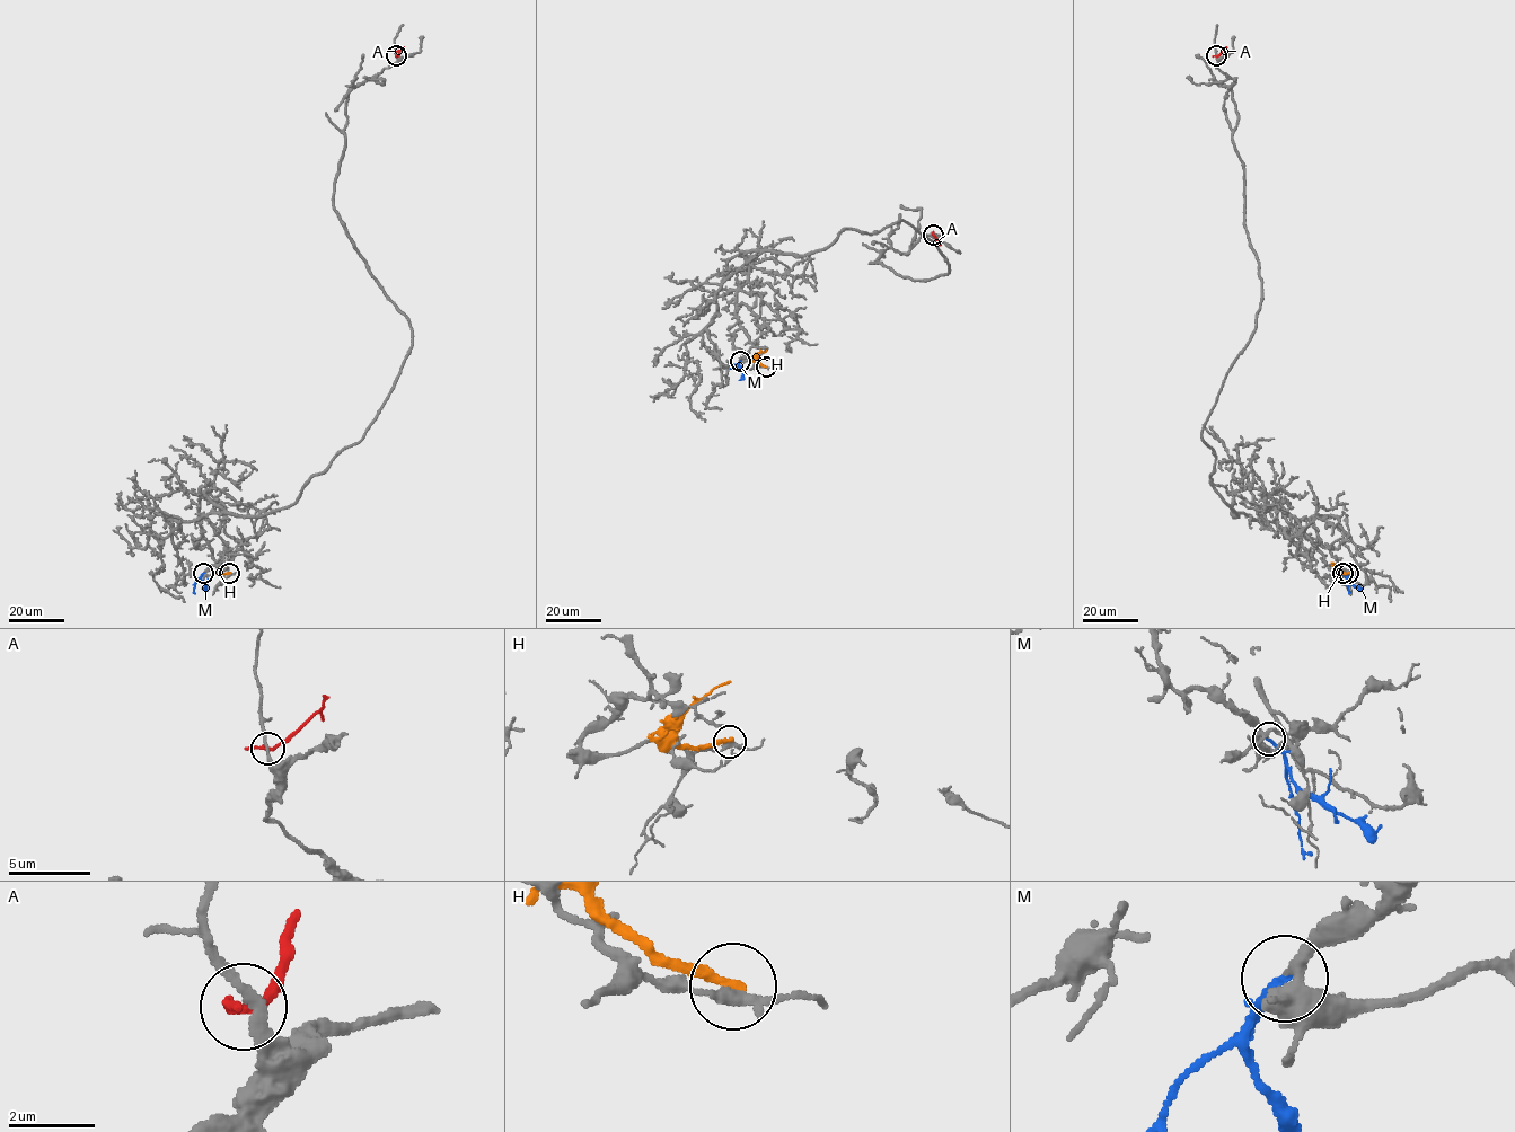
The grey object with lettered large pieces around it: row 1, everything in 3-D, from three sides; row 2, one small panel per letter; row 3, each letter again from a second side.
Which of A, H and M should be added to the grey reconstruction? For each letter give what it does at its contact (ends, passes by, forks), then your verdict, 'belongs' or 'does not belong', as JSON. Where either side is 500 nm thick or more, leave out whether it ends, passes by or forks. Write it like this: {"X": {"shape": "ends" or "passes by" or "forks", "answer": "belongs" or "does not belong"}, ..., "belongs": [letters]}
{"A": {"shape": "passes by", "answer": "does not belong"}, "H": {"shape": "ends", "answer": "does not belong"}, "M": {"shape": "ends", "answer": "belongs"}, "belongs": ["M"]}

